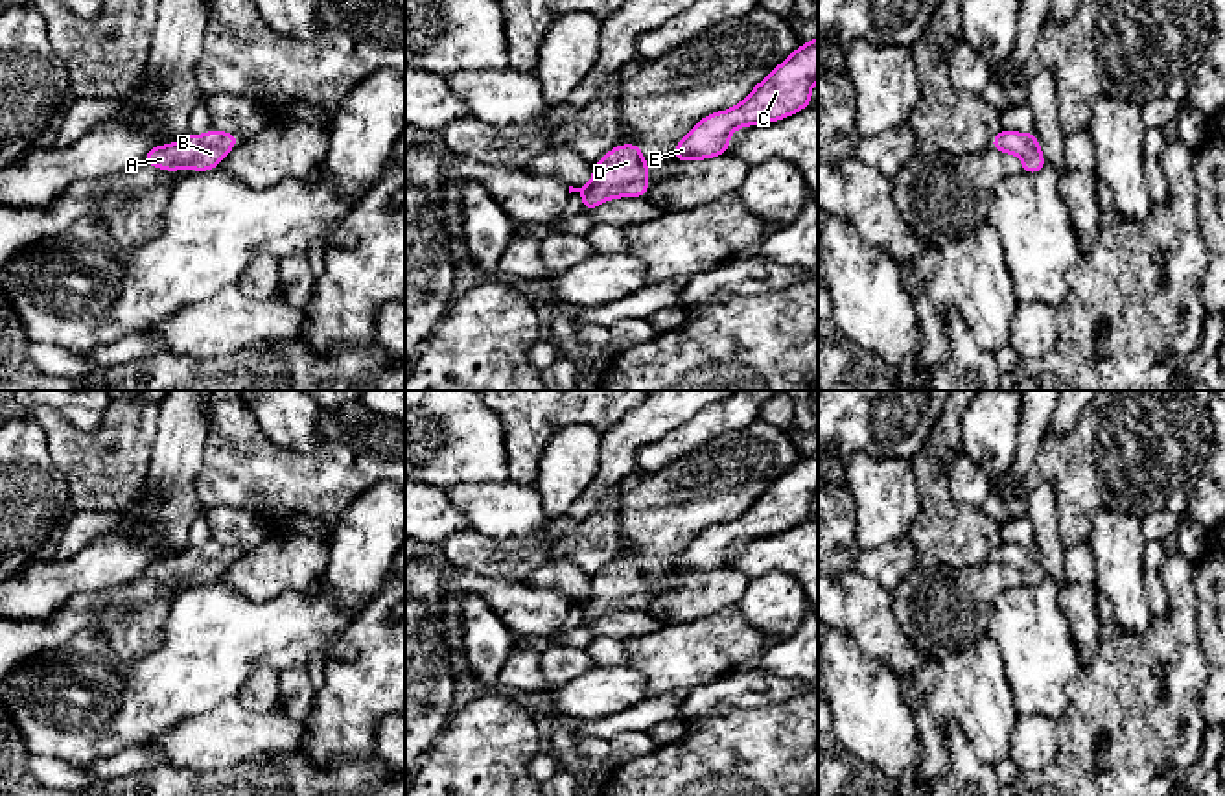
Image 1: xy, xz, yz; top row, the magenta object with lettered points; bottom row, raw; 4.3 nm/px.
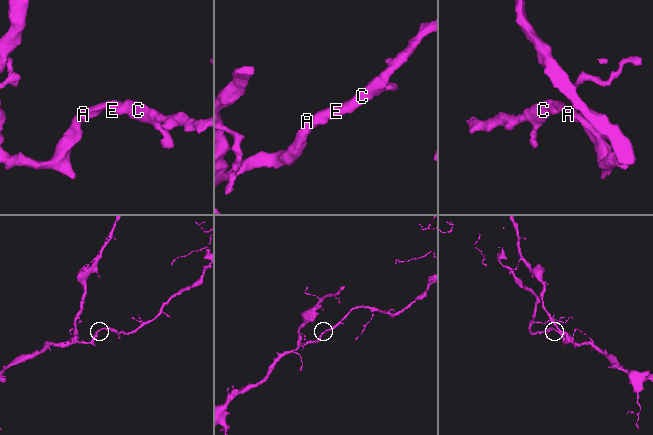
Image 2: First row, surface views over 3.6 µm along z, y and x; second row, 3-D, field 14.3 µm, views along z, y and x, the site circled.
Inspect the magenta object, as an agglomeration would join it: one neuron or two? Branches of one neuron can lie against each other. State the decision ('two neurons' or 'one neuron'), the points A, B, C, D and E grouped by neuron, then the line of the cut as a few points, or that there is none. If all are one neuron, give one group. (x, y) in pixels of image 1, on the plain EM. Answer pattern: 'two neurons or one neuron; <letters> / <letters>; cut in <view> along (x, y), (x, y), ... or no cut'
one neuron; A B C D E; no cut

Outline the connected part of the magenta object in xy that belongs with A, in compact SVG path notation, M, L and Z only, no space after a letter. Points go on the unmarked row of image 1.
M214 542L206 549L188 545L171 558L153 558L144 575L169 584L181 584L188 577L199 586L216 580L238 555L236 547Z

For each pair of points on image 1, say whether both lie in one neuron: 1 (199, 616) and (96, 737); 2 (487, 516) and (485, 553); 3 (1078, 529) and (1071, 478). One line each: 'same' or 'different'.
1: same
2: different
3: same

